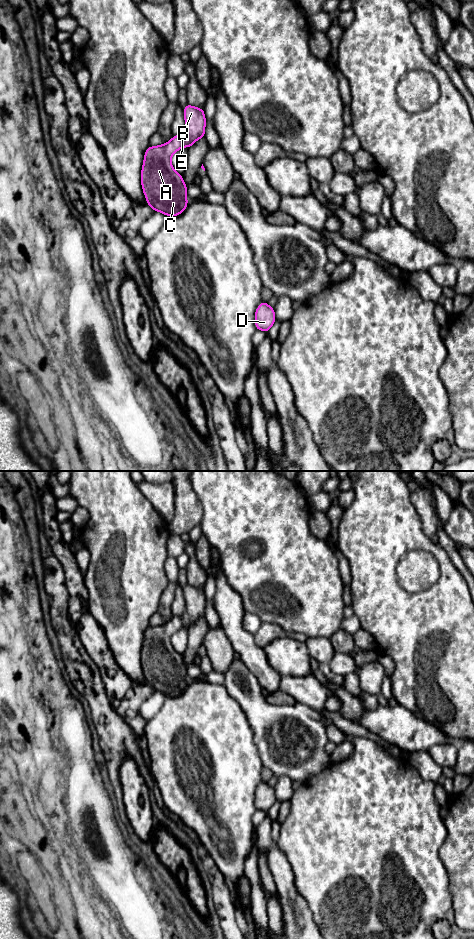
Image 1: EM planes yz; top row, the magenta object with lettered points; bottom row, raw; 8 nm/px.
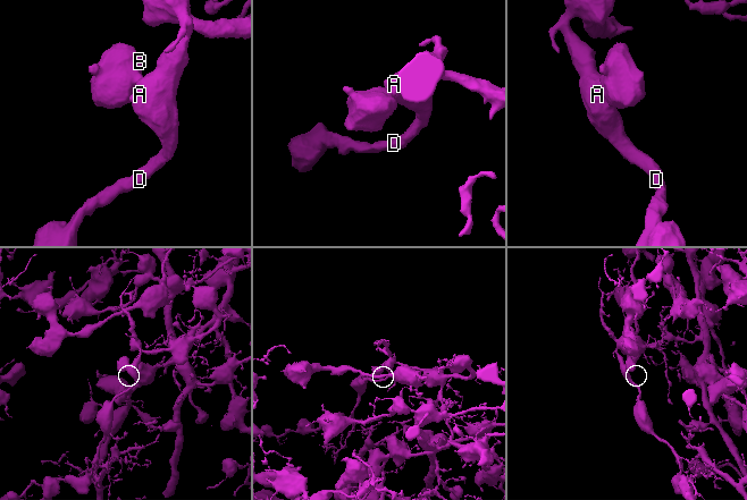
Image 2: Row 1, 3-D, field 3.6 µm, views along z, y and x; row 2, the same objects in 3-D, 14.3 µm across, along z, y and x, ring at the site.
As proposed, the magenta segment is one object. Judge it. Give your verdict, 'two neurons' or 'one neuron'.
one neuron

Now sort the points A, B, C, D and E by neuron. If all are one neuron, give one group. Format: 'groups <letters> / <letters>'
groups A B C D E

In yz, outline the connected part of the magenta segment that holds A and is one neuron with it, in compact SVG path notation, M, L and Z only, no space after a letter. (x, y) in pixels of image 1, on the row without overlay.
M187 583L184 598L184 612L166 624L149 626L142 645L141 664L147 684L167 697L180 695L189 684L187 666L182 655L174 650L171 636L184 626L190 628L199 618L205 618L204 589Z

